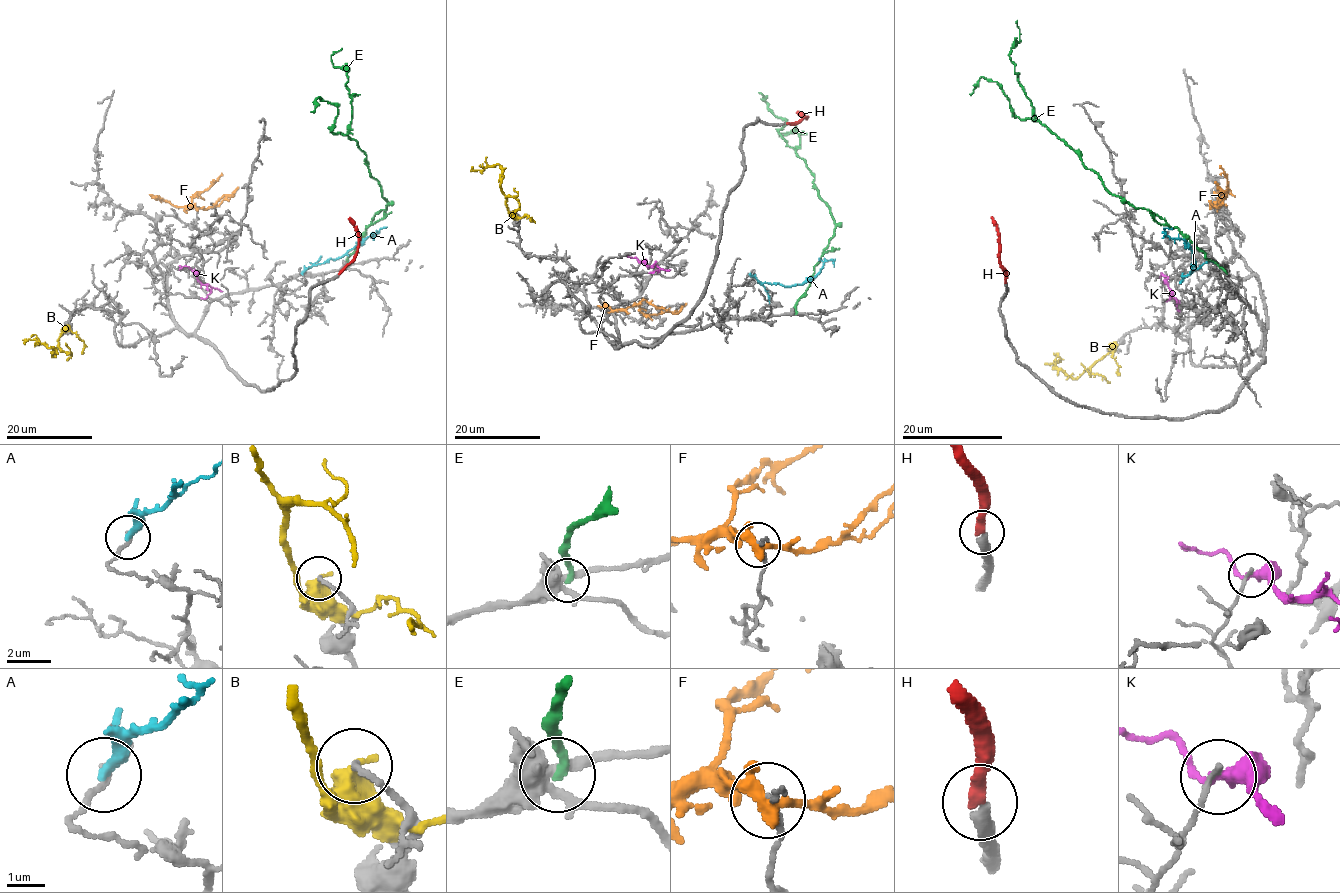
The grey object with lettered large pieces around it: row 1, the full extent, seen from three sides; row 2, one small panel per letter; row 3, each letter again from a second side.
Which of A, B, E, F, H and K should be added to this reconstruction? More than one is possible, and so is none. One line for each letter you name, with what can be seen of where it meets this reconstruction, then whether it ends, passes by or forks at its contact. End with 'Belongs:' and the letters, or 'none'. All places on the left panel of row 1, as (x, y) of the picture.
H: Touches grey at (339, 274). It ends there
Belongs: H

